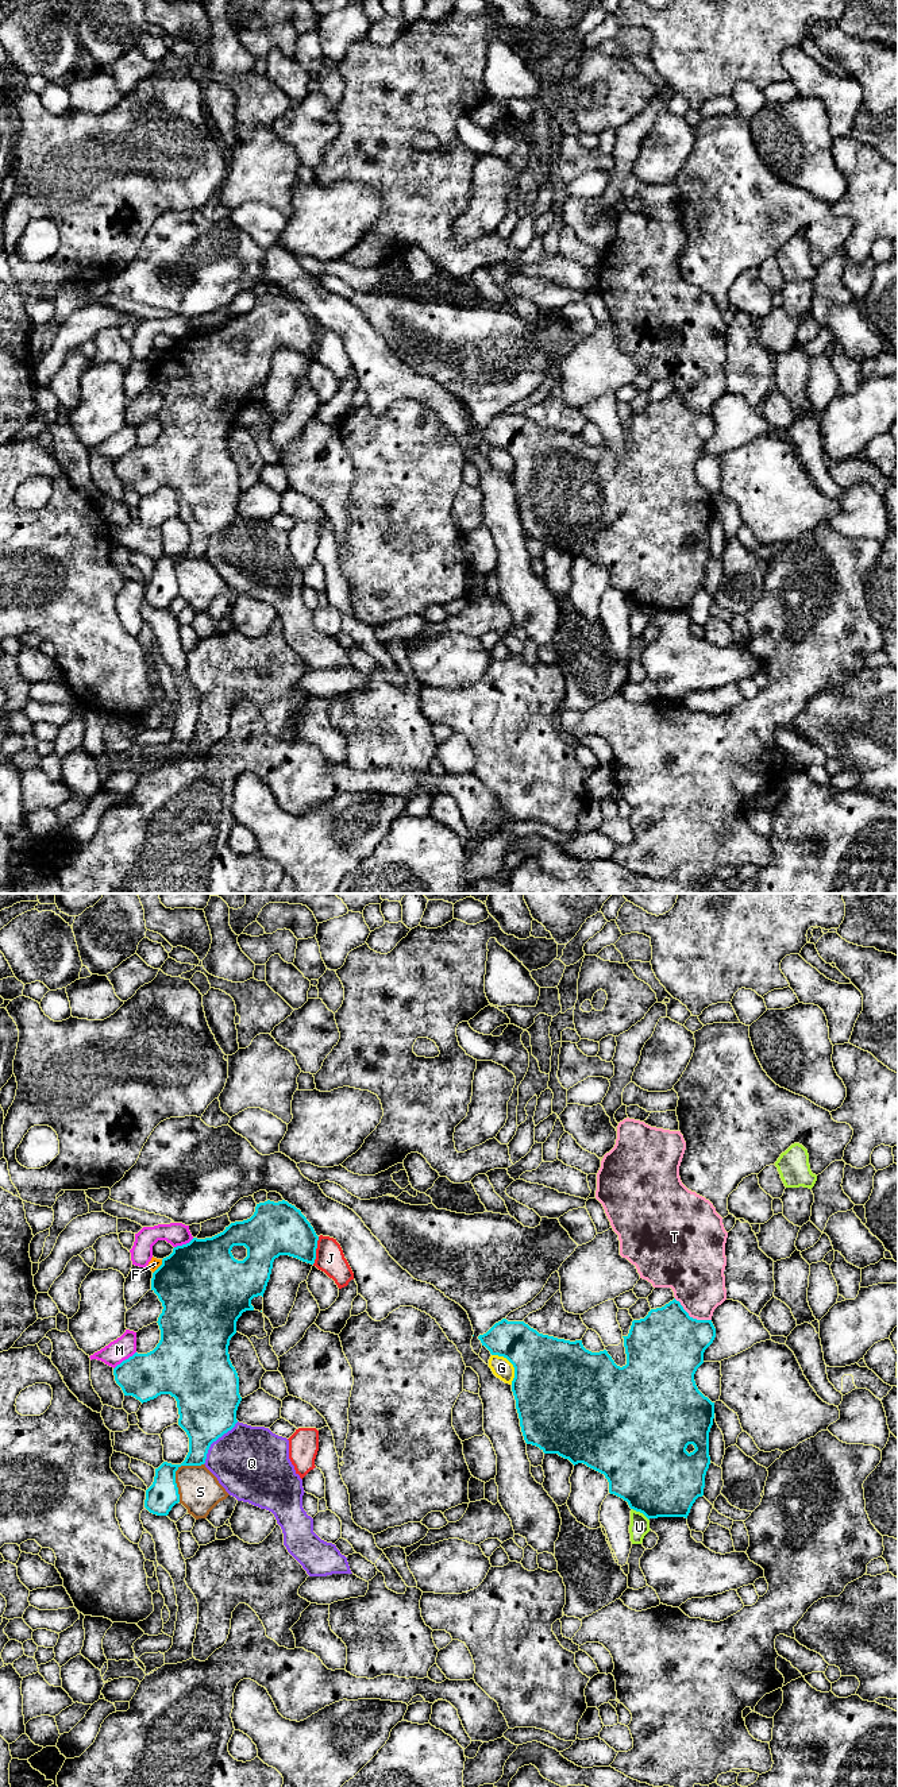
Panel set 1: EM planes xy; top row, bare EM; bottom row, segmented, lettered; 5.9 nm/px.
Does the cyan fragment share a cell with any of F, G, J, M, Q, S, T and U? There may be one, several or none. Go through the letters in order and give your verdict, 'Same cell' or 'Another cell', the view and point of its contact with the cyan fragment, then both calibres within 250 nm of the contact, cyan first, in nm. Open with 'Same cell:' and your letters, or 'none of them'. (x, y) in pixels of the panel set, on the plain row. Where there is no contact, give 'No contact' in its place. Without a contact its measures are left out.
Same cell: none of them
F: Another cell. Touches cyan at xy (160, 359). Thickness 480 nm (cyan) against 70 nm
G: Another cell. Touches cyan at xy (512, 456). Thickness 440 nm (cyan) against 120 nm
J: Another cell. Touches cyan at xy (315, 343). Thickness 320 nm (cyan) against 170 nm
M: Another cell. Touches cyan at xy (126, 452). Thickness 280 nm (cyan) against 140 nm
Q: Another cell. Touches cyan at xy (215, 533). Thickness 360 nm (cyan) against 440 nm
S: Another cell. Touches cyan at xy (174, 566). Thickness 180 nm (cyan) against 240 nm
T: Another cell. Touches cyan at xy (692, 410). Thickness 440 nm (cyan) against 320 nm
U: Another cell. Touches cyan at xy (640, 605). Thickness 480 nm (cyan) against 120 nm

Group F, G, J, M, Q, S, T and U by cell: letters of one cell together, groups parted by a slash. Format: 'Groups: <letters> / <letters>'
Groups: F / G M / J / Q / S / T / U

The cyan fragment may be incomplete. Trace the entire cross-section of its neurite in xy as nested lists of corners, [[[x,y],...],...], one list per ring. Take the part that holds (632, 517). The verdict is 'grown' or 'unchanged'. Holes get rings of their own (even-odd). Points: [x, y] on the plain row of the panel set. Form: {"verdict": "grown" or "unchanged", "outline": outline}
{"verdict": "unchanged", "outline": [[[674,391],[662,401],[651,402],[644,412],[633,413],[629,427],[623,431],[627,458],[620,460],[614,456],[606,443],[591,445],[583,440],[582,433],[570,435],[543,428],[524,414],[508,414],[506,412],[502,412],[486,427],[478,429],[482,439],[485,439],[492,448],[506,451],[514,460],[512,485],[516,493],[521,525],[527,537],[539,540],[544,547],[558,547],[559,549],[569,552],[574,559],[583,556],[587,560],[604,567],[609,575],[609,586],[627,594],[631,602],[643,606],[648,613],[658,610],[687,611],[695,593],[704,588],[705,568],[710,557],[709,525],[714,512],[714,495],[698,483],[694,467],[704,456],[705,443],[716,431],[716,421],[712,413],[697,413],[690,410],[681,395]]]}

